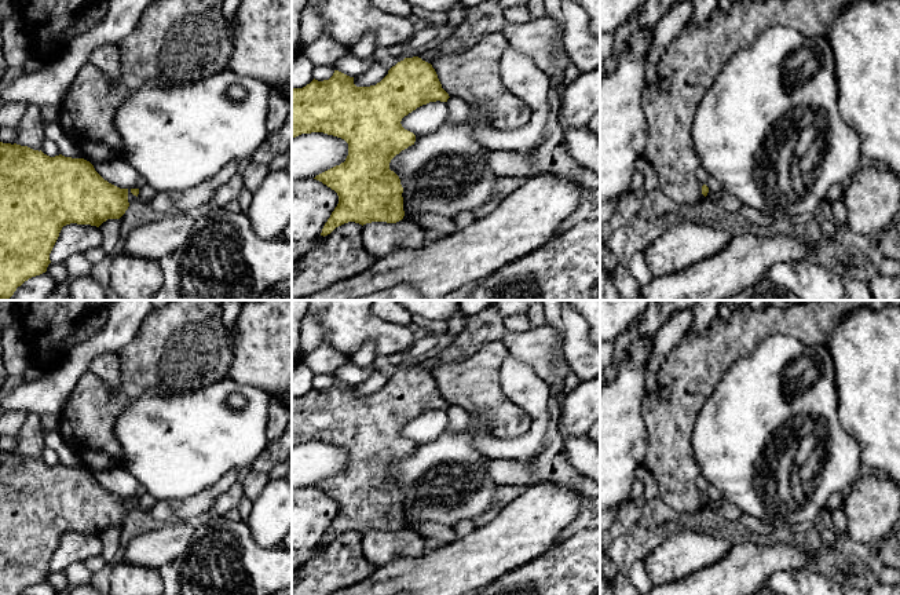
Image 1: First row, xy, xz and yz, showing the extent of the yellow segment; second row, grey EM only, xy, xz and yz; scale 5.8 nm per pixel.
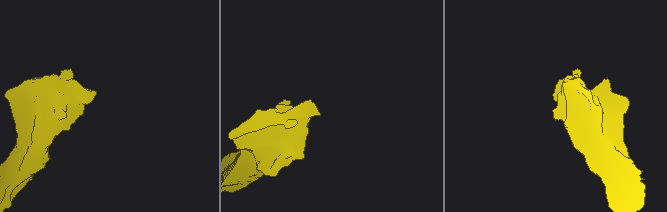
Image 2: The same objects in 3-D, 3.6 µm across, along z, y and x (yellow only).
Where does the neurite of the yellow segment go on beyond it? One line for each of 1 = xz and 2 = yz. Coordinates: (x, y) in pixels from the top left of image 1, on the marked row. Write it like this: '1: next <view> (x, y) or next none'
1: next none
2: next none

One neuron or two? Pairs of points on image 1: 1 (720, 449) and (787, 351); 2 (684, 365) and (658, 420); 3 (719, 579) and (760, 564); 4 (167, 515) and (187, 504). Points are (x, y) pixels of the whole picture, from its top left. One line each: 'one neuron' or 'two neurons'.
1: one neuron
2: one neuron
3: one neuron
4: one neuron

